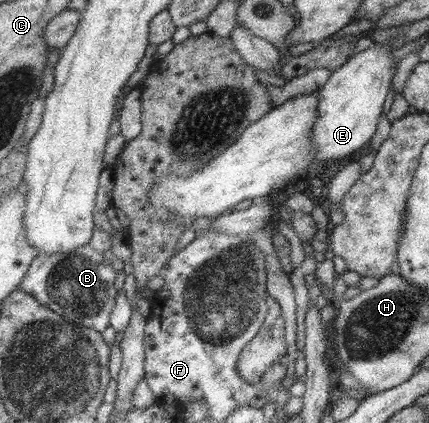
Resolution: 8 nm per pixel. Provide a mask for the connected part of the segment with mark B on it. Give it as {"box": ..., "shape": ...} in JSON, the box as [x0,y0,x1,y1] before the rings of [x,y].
{"box":[18,244,115,333],"shape":[[[87,244],[63,253],[37,254],[21,278],[18,289],[27,291],[33,299],[67,321],[101,333],[109,326],[109,314],[114,307],[115,278],[115,271],[104,263],[102,253]]]}

